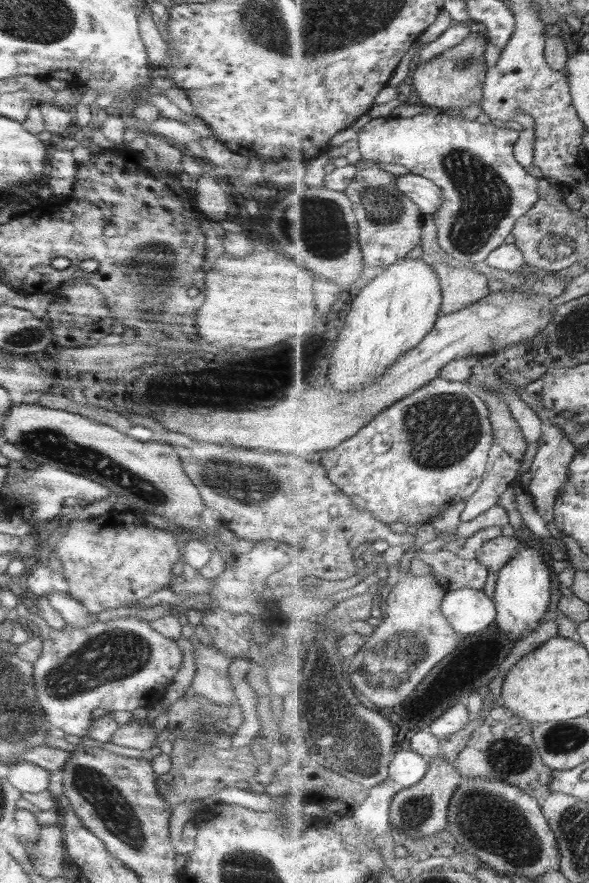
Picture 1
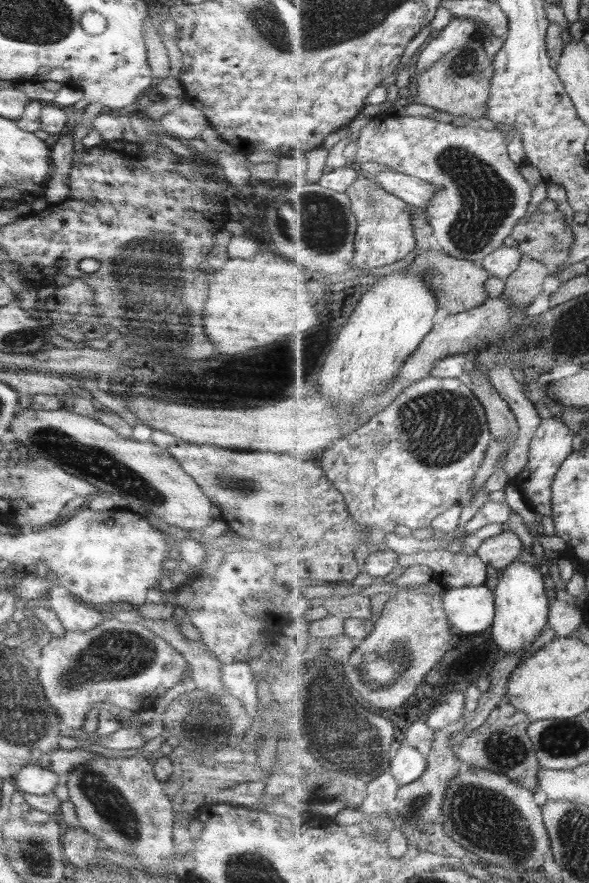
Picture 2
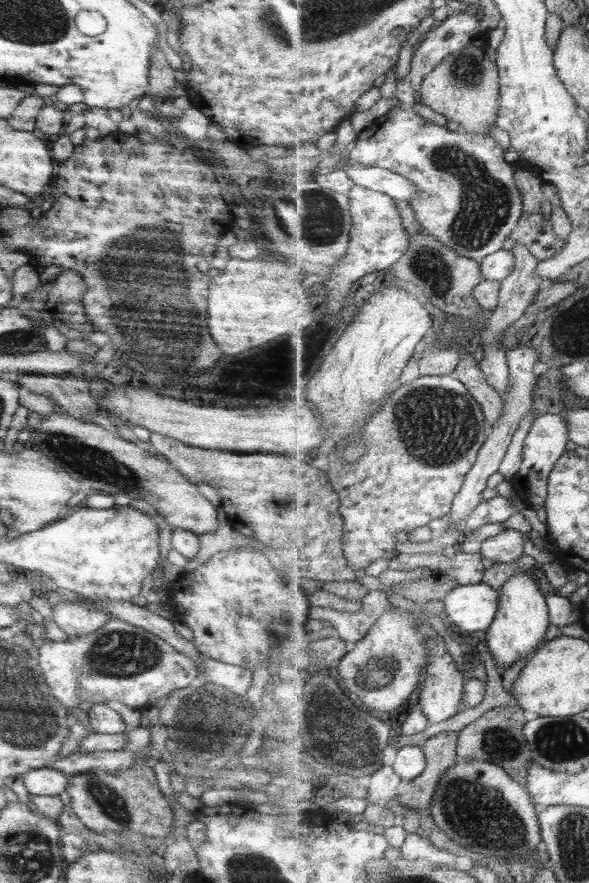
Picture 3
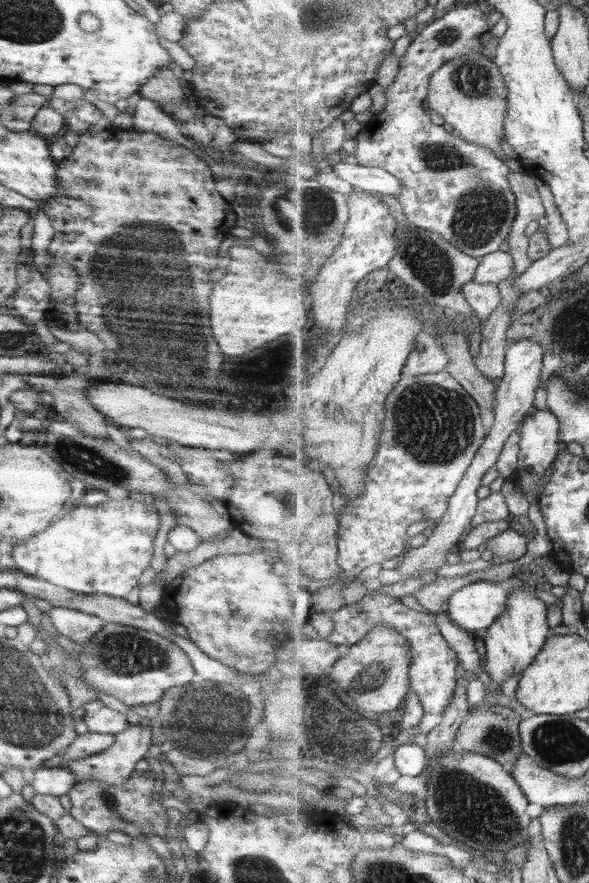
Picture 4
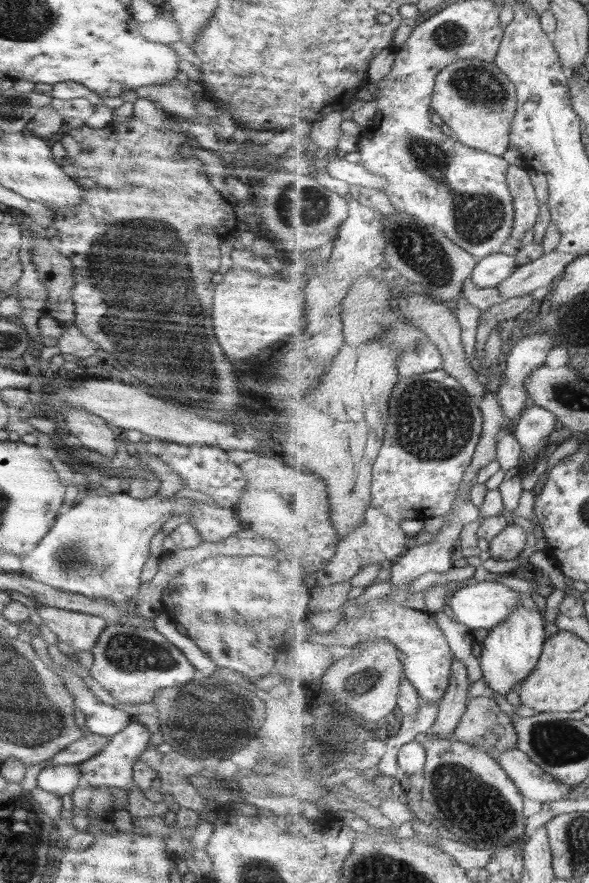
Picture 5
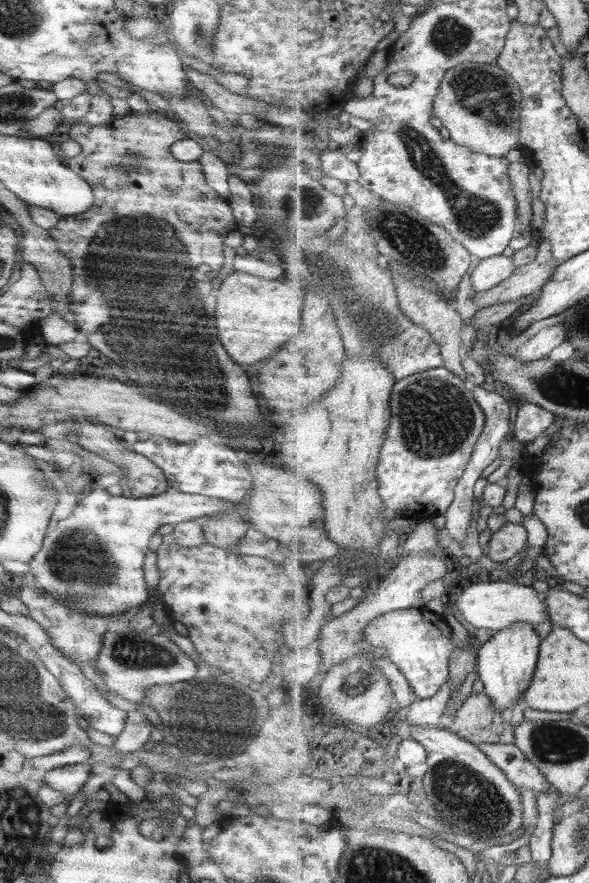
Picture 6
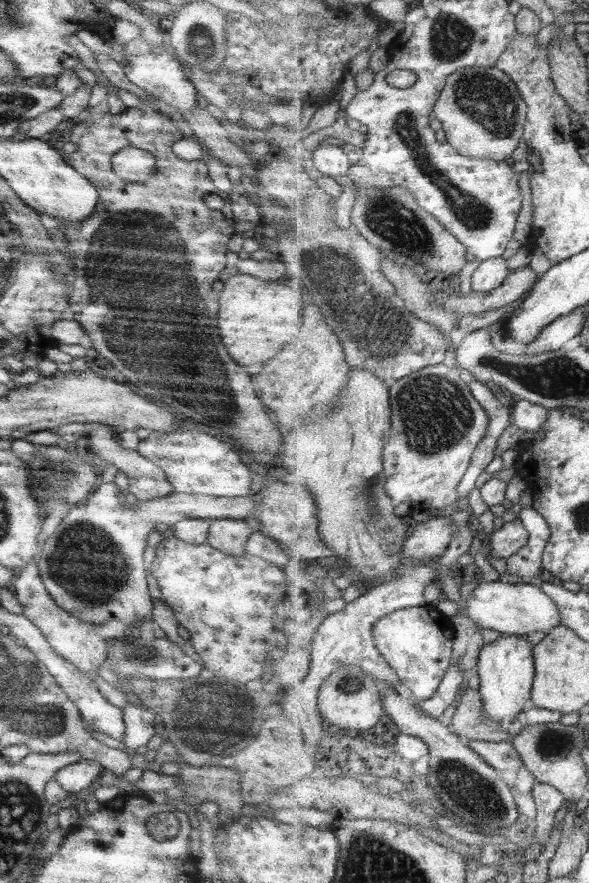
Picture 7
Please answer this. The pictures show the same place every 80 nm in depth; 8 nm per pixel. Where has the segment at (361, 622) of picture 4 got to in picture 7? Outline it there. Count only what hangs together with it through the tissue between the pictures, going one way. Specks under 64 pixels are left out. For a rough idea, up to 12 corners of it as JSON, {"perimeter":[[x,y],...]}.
{"perimeter":[[429,605],[380,618],[382,656],[419,700],[452,665],[456,631]]}

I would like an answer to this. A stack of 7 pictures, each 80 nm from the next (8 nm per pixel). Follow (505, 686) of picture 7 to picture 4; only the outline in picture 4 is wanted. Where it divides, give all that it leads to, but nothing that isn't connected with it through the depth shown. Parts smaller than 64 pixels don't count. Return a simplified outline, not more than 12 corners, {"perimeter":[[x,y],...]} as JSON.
{"perimeter":[[510,591],[480,642],[485,679],[523,674],[551,636],[547,604]]}

